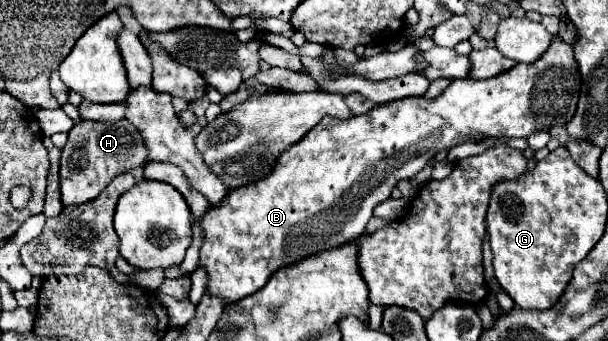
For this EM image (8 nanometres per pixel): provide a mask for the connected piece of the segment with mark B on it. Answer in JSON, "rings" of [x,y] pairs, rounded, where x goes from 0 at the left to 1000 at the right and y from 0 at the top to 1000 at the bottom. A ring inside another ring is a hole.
{"rings":[[[918,103],[908,114],[908,138],[901,138],[901,150],[882,179],[882,185],[852,185],[845,191],[839,208],[832,208],[829,220],[819,220],[813,232],[796,232],[796,238],[783,238],[783,232],[747,232],[734,267],[727,279],[720,279],[714,296],[701,296],[697,284],[674,284],[674,290],[658,290],[658,296],[638,296],[632,308],[622,308],[615,314],[612,326],[599,331],[599,337],[586,337],[586,343],[576,343],[576,349],[549,349],[549,343],[533,343],[513,384],[507,384],[507,396],[490,413],[487,425],[480,425],[474,443],[467,443],[467,455],[461,455],[461,466],[454,472],[451,496],[444,501],[441,519],[421,531],[421,537],[411,537],[411,543],[401,543],[401,548],[388,548],[388,554],[378,554],[375,560],[375,584],[368,584],[368,595],[362,595],[362,607],[345,607],[342,625],[332,636],[332,718],[329,718],[329,765],[326,777],[339,795],[342,806],[342,824],[339,824],[339,859],[342,865],[352,865],[352,871],[365,871],[372,894],[391,883],[391,877],[401,877],[414,859],[421,859],[424,848],[431,848],[438,836],[438,824],[444,818],[447,801],[454,801],[461,783],[467,777],[477,777],[477,771],[487,771],[490,760],[503,760],[507,748],[516,748],[520,736],[533,736],[533,730],[546,730],[546,724],[556,724],[556,718],[566,718],[579,701],[589,701],[599,677],[602,677],[602,654],[609,648],[612,625],[615,625],[615,607],[622,595],[628,595],[632,584],[641,578],[645,566],[645,548],[661,531],[661,525],[674,525],[678,513],[684,513],[711,460],[714,449],[720,443],[730,443],[730,437],[740,437],[743,425],[753,425],[760,413],[793,413],[799,402],[868,402],[872,390],[878,384],[891,384],[891,378],[905,378],[905,372],[914,372],[918,361],[921,367],[931,367],[944,326],[947,326],[947,302],[951,302],[951,284],[954,284],[954,208],[947,196],[947,173],[944,173],[944,150],[941,150],[941,132],[928,126]]]}

